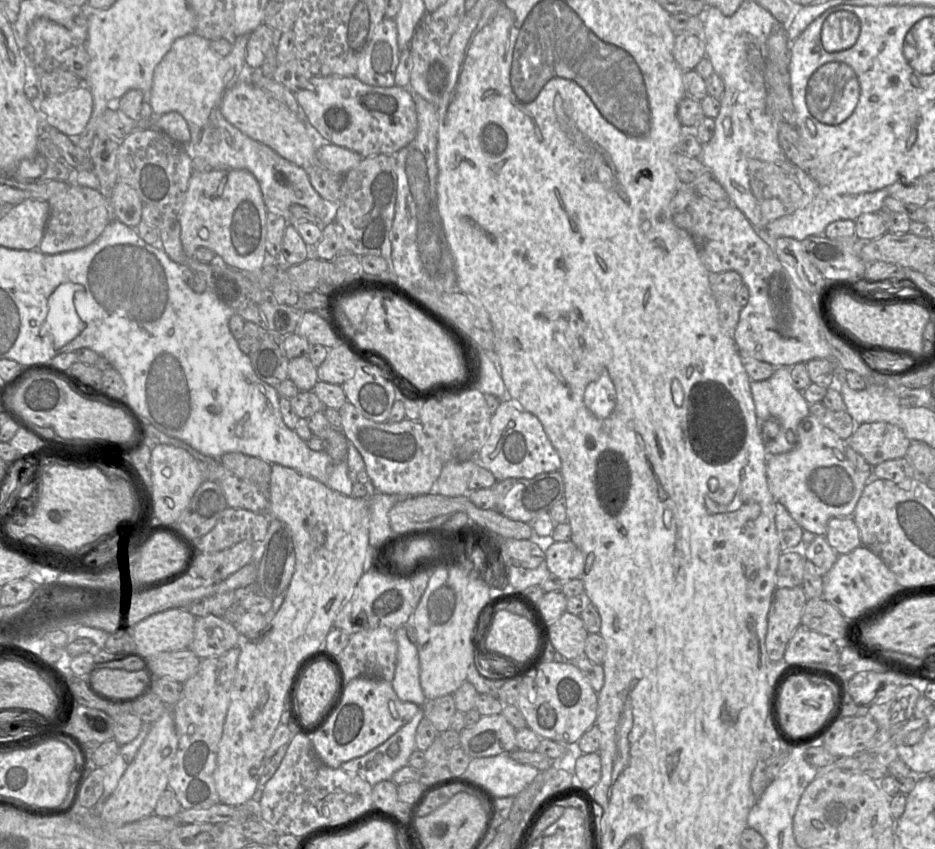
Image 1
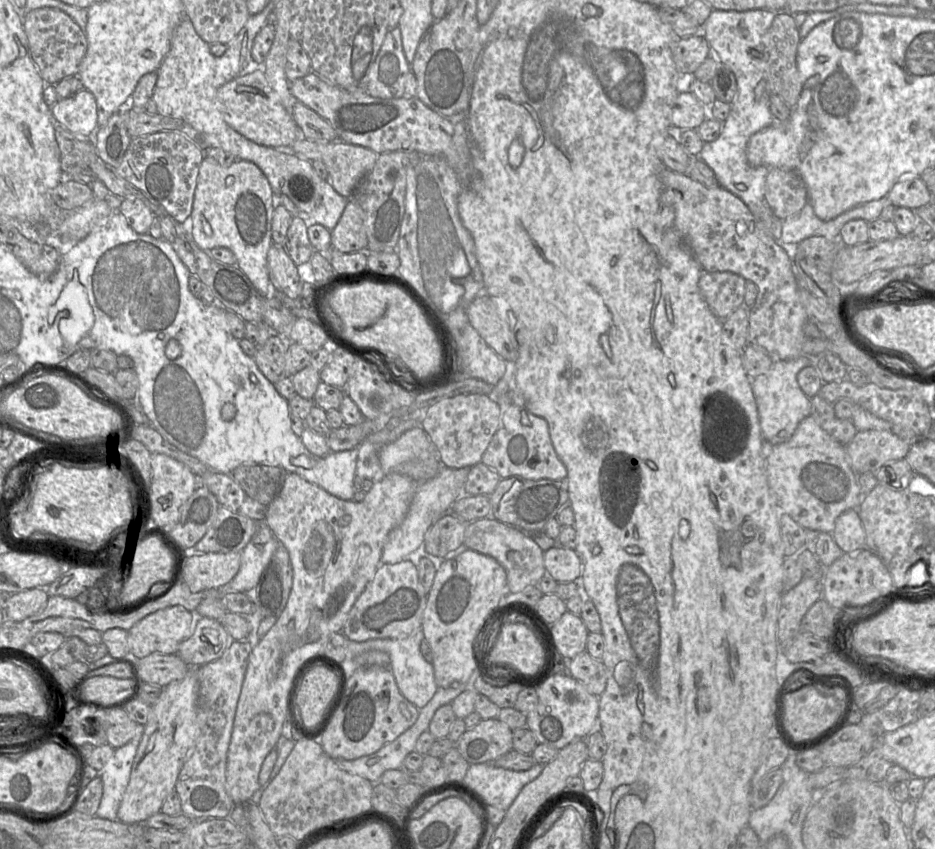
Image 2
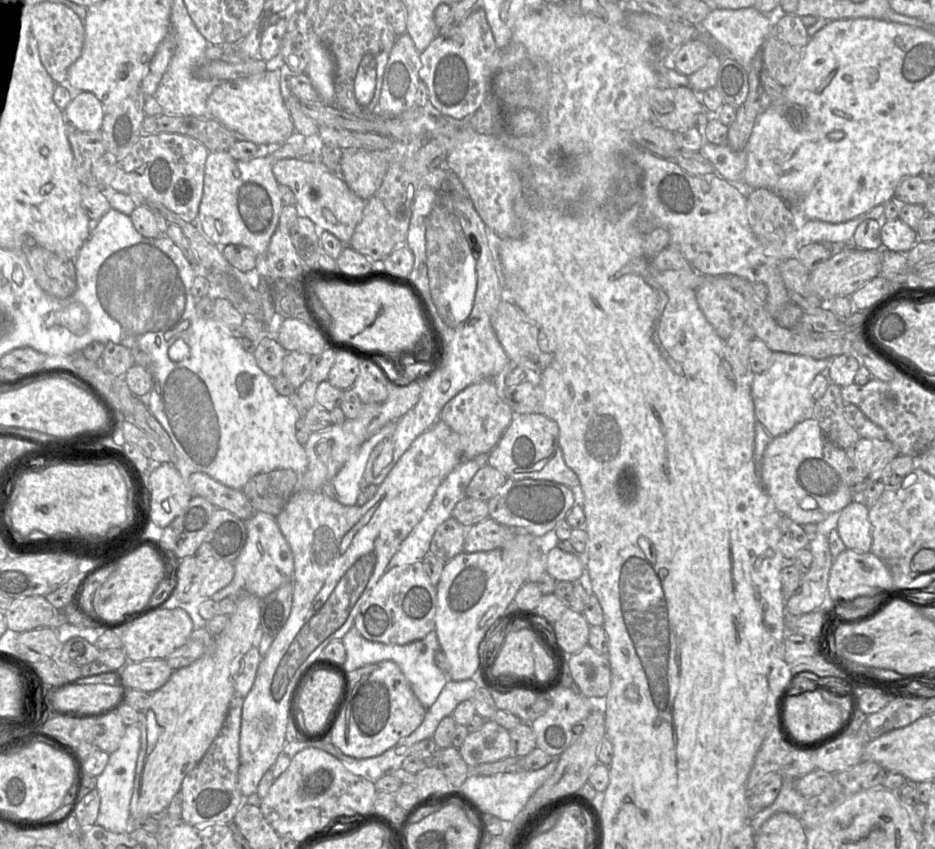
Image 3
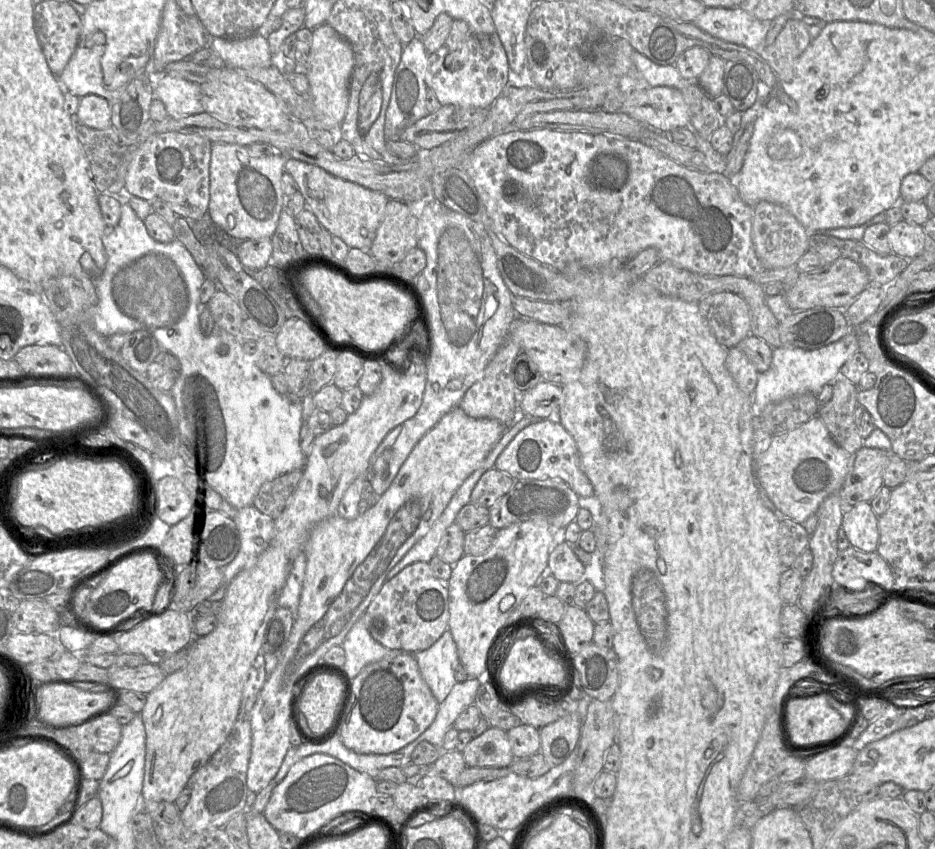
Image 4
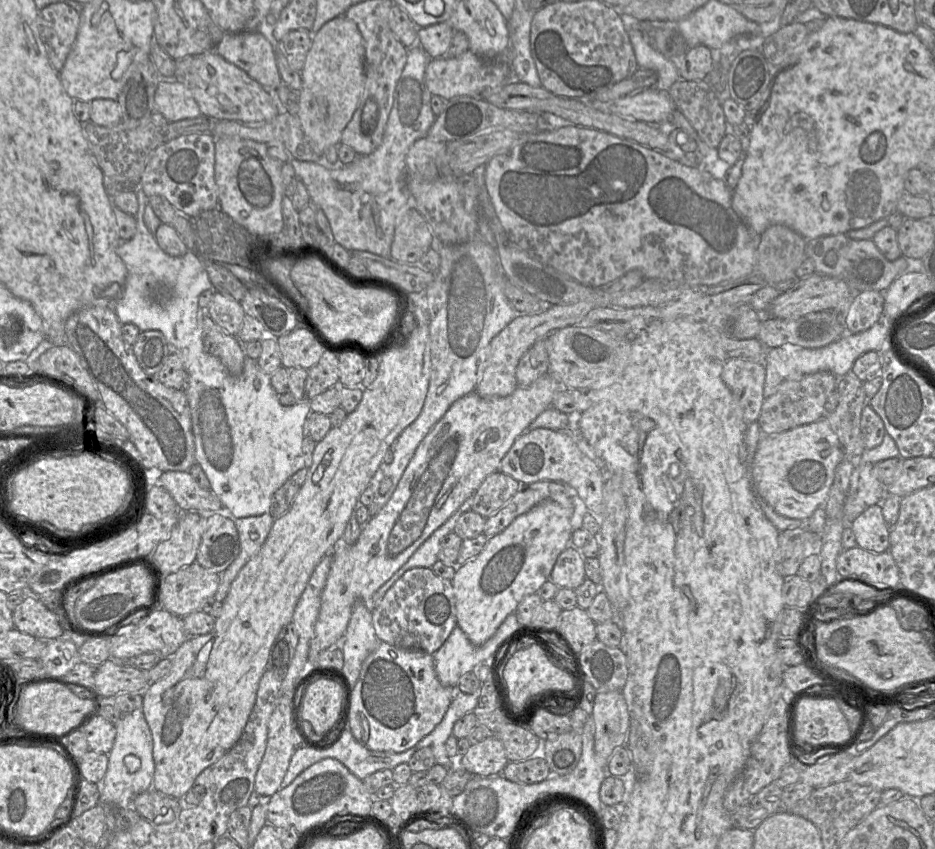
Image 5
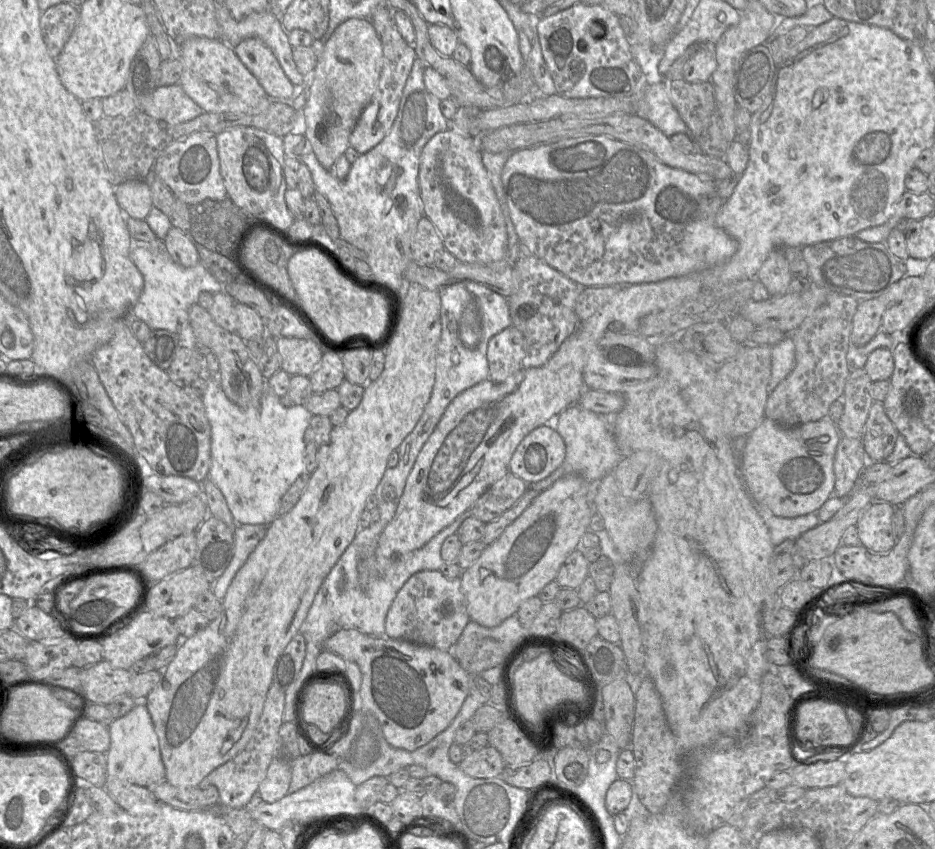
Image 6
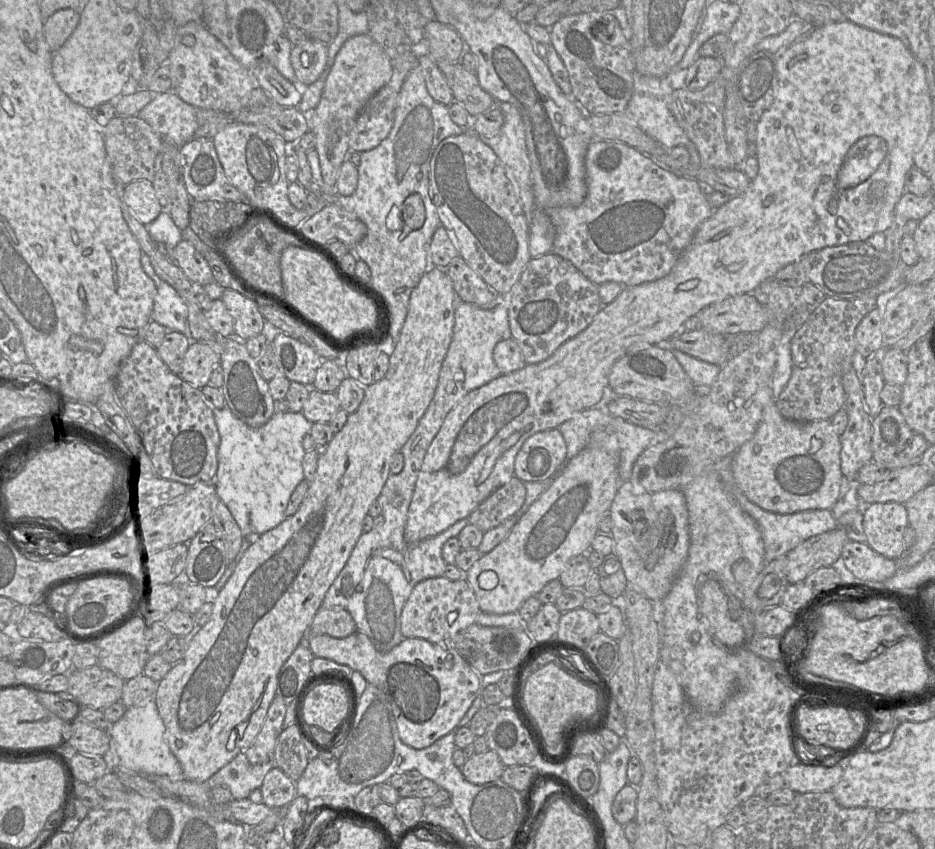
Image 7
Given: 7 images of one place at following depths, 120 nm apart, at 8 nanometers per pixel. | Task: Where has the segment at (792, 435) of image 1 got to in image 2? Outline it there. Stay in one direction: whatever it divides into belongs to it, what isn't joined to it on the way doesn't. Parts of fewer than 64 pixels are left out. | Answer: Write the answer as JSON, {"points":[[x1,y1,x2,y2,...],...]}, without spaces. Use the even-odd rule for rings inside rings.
{"points":[[806,355,795,359,774,361,766,374,752,379,763,438,770,445,788,441,799,423,811,415,811,400,801,390,797,382,797,374,813,363,814,359]]}

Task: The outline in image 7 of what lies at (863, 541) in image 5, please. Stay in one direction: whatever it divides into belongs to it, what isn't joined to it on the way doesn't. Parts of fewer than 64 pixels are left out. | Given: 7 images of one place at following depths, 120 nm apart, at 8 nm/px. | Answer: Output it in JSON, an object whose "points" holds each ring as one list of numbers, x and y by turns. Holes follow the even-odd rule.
{"points":[[905,504,863,505,863,530,866,543,887,558,898,558,906,551,904,531,909,526]]}

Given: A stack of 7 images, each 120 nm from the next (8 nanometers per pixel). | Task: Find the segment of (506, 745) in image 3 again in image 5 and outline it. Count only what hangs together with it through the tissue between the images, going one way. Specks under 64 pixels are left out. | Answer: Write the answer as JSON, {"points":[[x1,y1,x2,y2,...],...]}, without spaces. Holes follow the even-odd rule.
{"points":[[494,735,471,745,467,752,455,761,467,772,480,776,501,775,509,762,502,742]]}

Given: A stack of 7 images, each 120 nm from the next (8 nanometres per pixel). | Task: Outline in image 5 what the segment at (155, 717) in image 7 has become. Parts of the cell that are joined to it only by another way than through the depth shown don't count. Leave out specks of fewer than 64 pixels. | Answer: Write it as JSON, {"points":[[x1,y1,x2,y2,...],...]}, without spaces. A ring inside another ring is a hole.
{"points":[[141,708,124,714,114,725,116,736,108,753,108,766,101,781,99,804,117,804,123,808,131,808,136,795,152,789,155,771,152,734]]}

